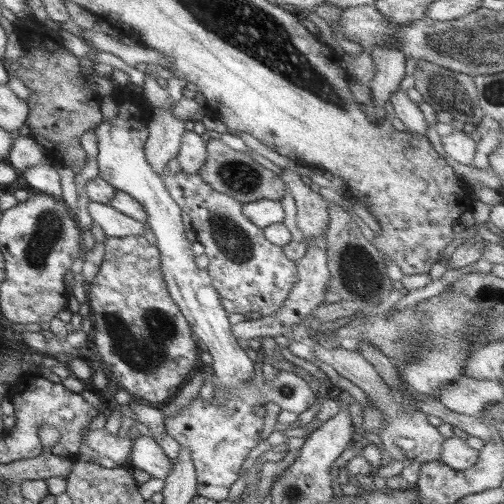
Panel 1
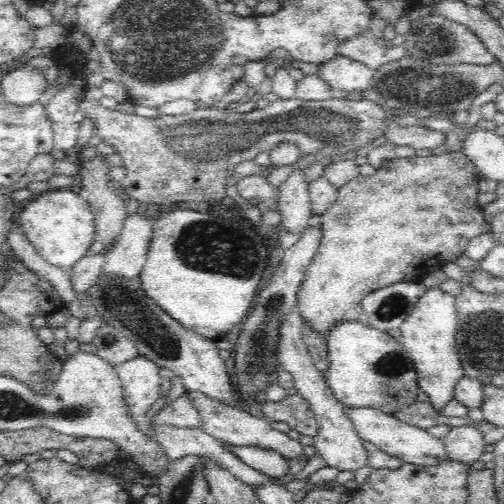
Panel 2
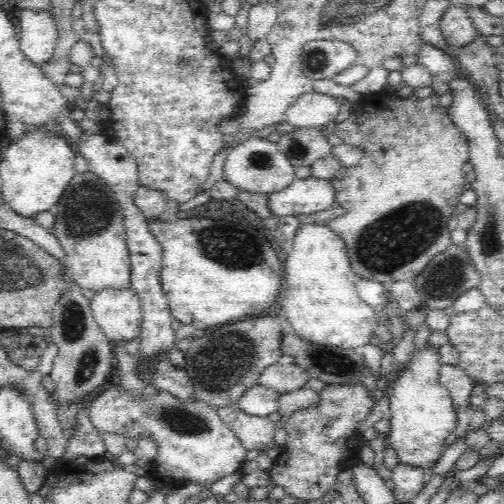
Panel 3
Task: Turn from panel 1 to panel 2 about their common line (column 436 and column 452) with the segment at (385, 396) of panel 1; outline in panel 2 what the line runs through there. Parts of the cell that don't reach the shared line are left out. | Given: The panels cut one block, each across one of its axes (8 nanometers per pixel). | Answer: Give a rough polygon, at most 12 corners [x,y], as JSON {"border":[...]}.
{"border":[[476,426],[454,428],[442,438],[450,462],[480,462],[486,442]]}

